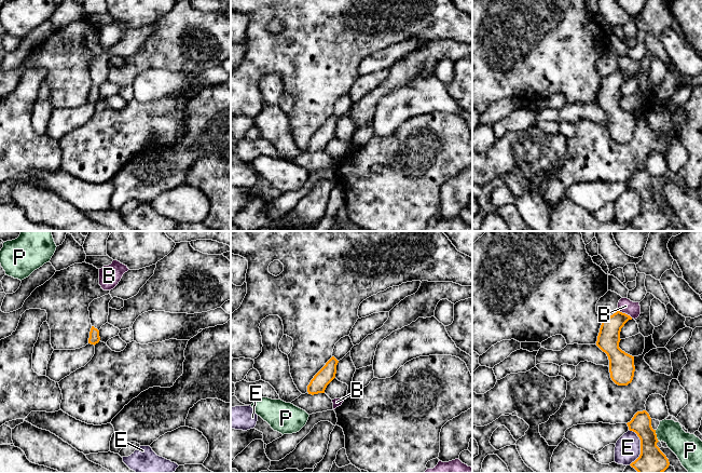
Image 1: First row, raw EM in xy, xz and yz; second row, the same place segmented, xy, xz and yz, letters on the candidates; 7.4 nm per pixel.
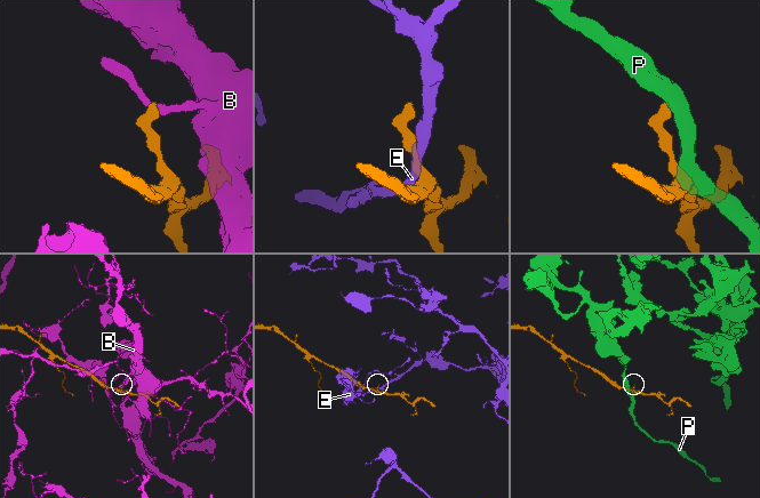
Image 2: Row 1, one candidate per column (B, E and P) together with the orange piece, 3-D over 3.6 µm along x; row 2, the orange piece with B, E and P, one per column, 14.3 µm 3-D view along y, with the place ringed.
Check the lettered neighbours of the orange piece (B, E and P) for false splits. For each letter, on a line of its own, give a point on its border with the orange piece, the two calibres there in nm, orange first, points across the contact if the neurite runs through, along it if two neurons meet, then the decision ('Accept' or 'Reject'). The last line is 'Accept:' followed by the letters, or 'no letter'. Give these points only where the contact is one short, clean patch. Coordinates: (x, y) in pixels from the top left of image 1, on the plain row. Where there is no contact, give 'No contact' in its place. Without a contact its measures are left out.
B: Touches orange at yz (624, 71). Thickness 170 nm (orange) against 110 nm. Reject
E: Touches orange at yz (641, 204). Thickness 220 nm (orange) against 190 nm. Reject
P: Touches orange at yz (656, 193). Thickness 220 nm (orange) against 200 nm. Boundary: yz (655, 188), (658, 199). Reject
Accept: no letter

